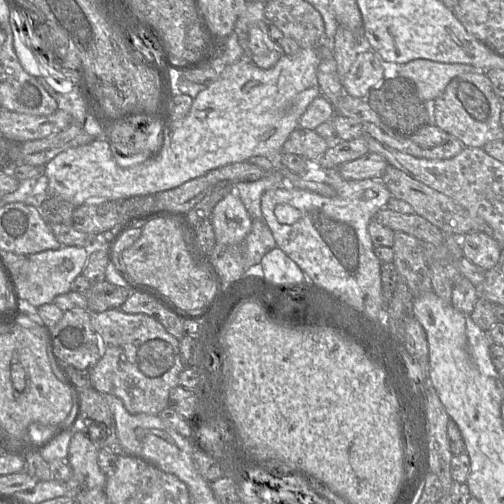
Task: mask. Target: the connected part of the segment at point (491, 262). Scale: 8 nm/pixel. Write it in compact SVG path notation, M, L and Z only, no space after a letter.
M473 232L460 237L463 255L469 261L485 271L498 263L502 247L493 236L483 232Z

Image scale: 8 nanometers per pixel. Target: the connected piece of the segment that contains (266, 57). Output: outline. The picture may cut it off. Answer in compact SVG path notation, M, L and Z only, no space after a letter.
M259 21L248 31L252 62L261 69L274 67L284 55L281 47L269 35L267 21Z

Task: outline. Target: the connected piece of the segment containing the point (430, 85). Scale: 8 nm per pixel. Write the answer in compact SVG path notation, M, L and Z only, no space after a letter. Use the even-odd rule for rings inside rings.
M416 59L401 65L398 75L414 82L420 98L427 102L440 96L453 78L472 71L475 68L467 64Z

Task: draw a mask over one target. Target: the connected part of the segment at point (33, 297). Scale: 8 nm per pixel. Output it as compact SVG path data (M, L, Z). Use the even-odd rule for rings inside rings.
M61 246L57 250L45 250L25 256L24 264L18 275L14 275L21 302L28 308L37 308L53 303L57 296L70 292L72 282L82 274L89 254L90 248Z

